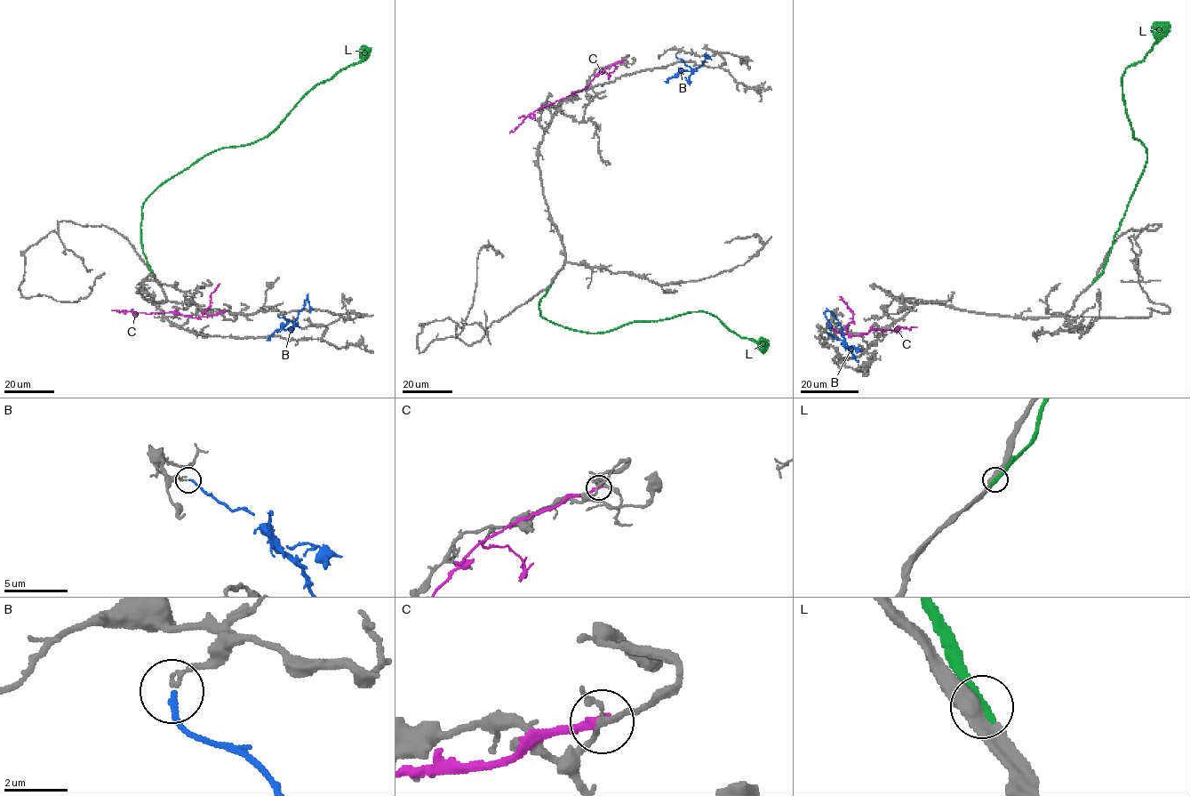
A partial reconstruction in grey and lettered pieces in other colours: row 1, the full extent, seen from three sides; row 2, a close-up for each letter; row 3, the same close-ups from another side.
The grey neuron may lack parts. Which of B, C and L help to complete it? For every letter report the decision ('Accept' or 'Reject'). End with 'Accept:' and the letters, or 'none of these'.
B: Accept
C: Reject
L: Accept
Accept: B, L

